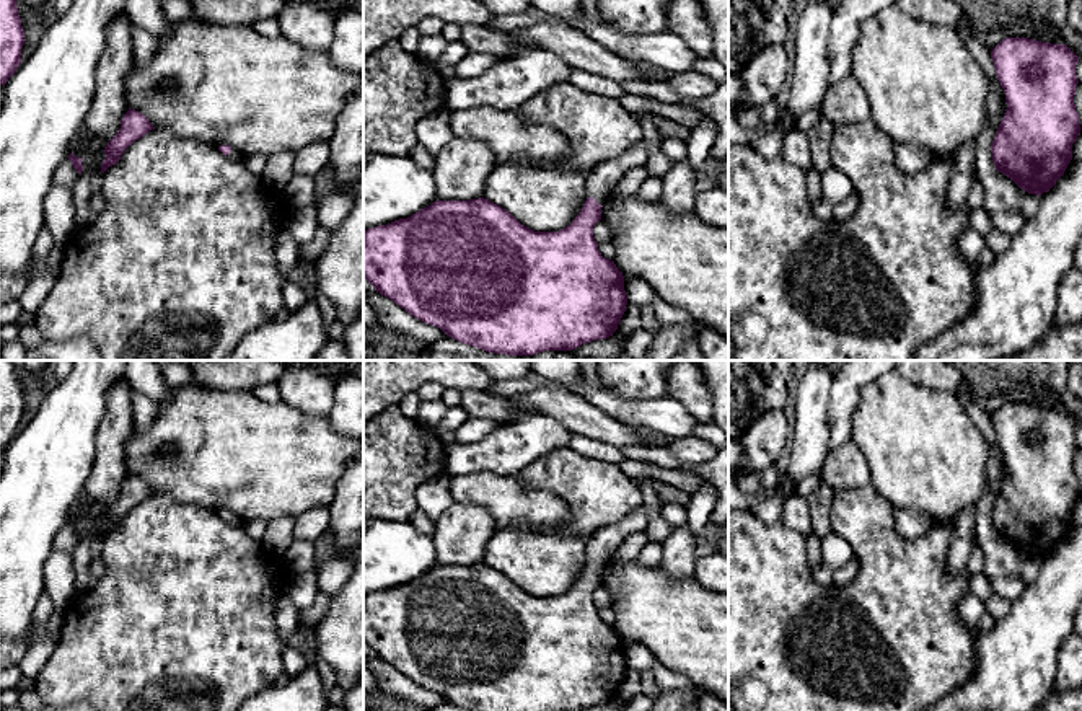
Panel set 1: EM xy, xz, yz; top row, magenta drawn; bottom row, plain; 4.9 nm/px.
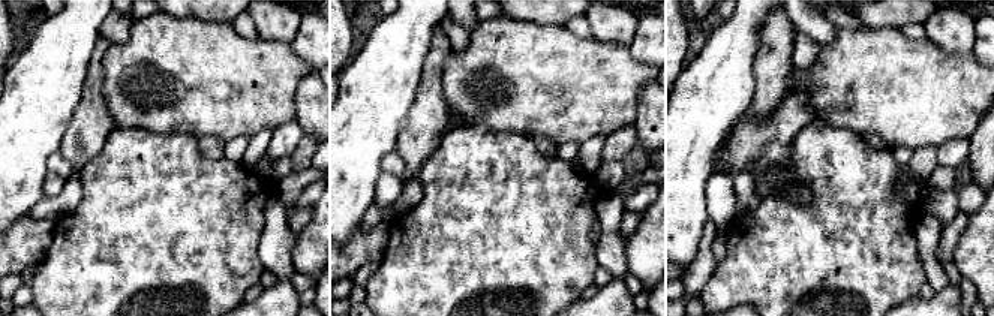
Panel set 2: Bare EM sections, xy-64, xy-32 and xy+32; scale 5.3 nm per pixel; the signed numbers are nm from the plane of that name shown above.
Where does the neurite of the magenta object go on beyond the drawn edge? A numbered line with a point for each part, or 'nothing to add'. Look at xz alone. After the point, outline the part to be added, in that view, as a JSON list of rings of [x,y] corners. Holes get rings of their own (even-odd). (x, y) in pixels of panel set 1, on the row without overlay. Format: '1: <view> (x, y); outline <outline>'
1: xz (603, 543); outline [[[640,506],[626,519],[593,532],[585,545],[587,563],[593,563],[598,569],[603,569],[606,561],[618,551],[622,540],[634,532],[644,532],[647,522],[649,512]]]

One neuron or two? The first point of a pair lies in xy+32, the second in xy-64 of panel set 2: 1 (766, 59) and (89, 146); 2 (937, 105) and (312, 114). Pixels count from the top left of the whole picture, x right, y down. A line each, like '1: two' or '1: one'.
1: one
2: two

